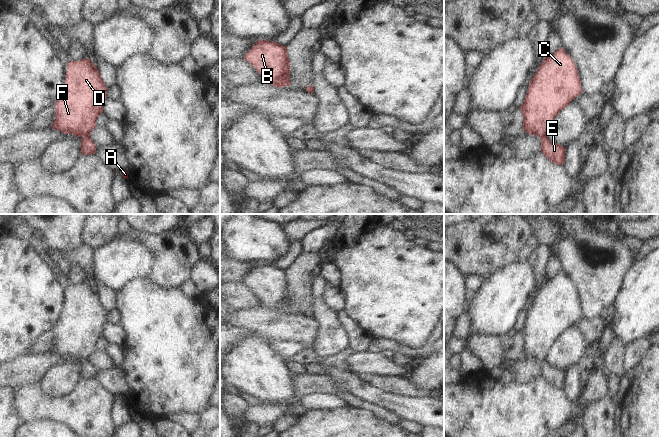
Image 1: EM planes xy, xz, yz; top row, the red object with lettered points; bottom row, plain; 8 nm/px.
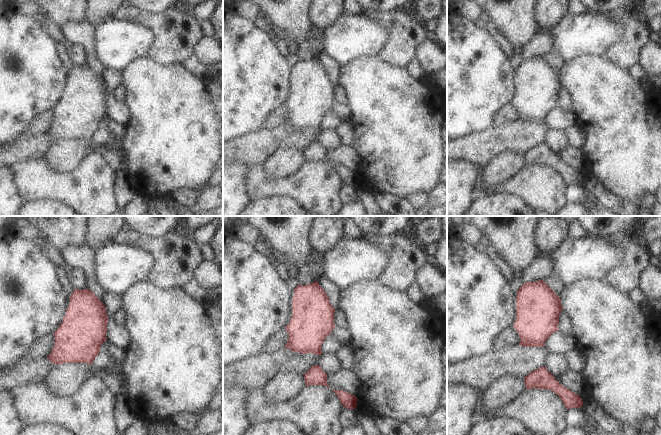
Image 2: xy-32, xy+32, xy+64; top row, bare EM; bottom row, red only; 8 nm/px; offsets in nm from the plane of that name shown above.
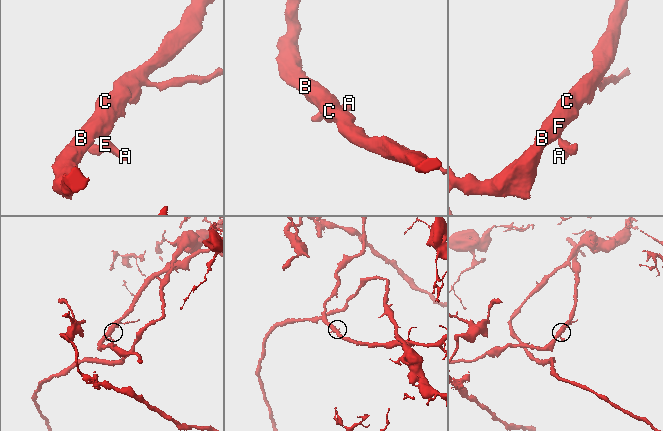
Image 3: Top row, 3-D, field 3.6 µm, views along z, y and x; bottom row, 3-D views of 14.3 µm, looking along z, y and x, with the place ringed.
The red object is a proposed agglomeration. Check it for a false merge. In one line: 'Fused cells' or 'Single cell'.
Single cell

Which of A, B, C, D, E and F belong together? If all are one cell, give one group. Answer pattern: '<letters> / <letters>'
A B C D E F

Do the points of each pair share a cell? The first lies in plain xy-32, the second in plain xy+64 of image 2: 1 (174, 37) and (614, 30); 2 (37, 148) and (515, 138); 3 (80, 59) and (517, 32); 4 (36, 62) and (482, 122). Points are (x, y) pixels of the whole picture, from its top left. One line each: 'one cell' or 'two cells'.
1: two cells
2: one cell
3: two cells
4: one cell

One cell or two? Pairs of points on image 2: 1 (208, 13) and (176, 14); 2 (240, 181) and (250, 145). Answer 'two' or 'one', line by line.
1: two
2: two

